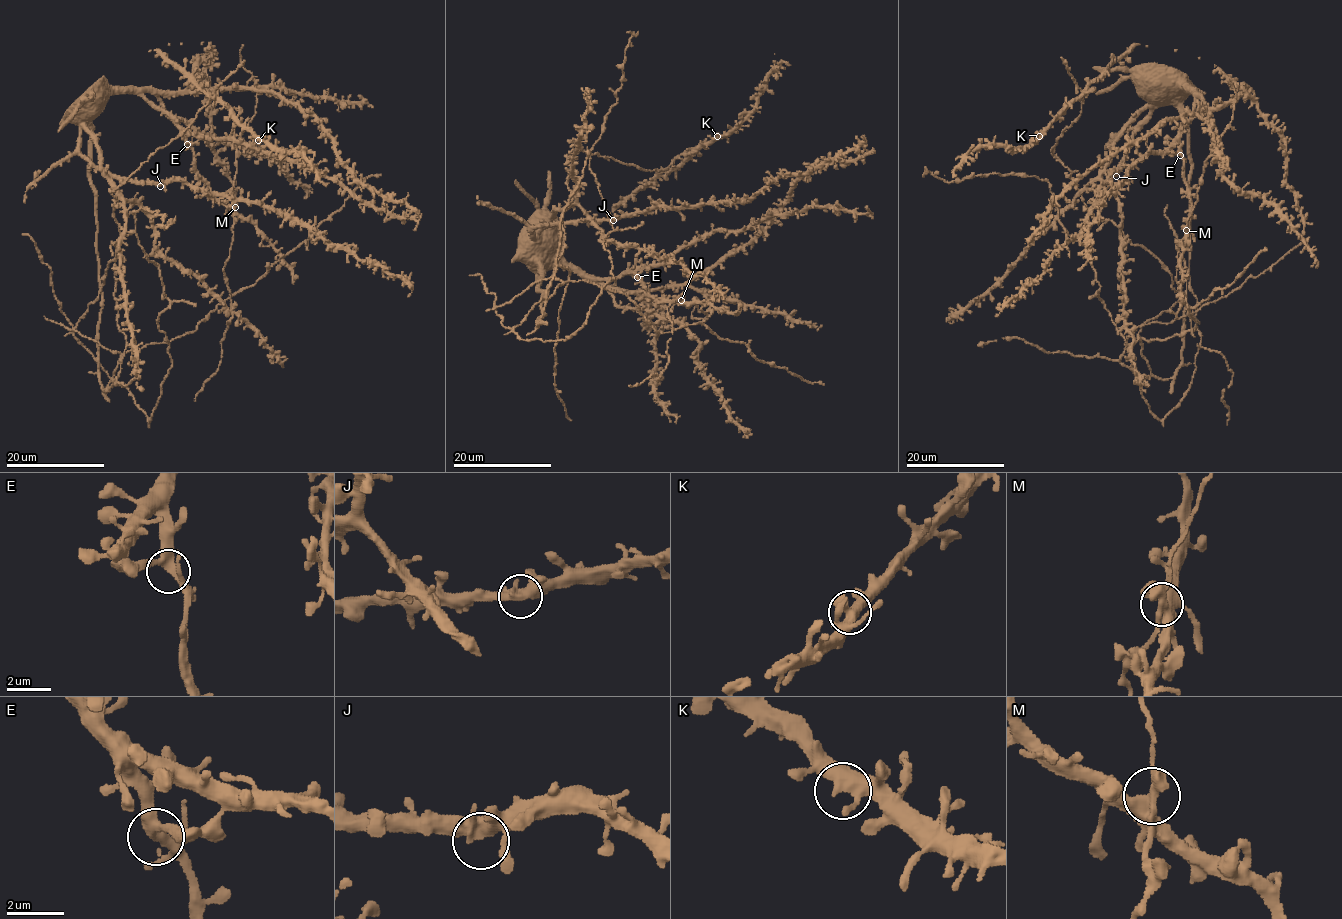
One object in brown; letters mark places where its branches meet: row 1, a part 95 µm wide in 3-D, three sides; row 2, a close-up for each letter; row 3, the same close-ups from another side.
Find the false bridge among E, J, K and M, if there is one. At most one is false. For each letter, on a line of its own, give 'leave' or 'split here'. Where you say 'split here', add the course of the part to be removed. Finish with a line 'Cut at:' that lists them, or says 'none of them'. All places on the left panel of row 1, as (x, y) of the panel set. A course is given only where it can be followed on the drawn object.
E: leave
J: leave
K: leave
M: leave
Cut at: none of them

